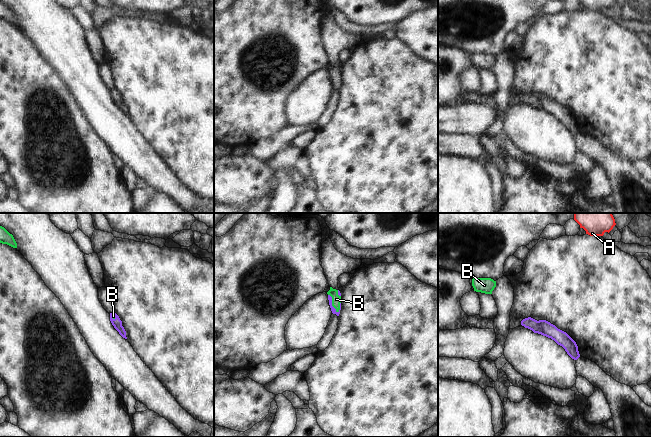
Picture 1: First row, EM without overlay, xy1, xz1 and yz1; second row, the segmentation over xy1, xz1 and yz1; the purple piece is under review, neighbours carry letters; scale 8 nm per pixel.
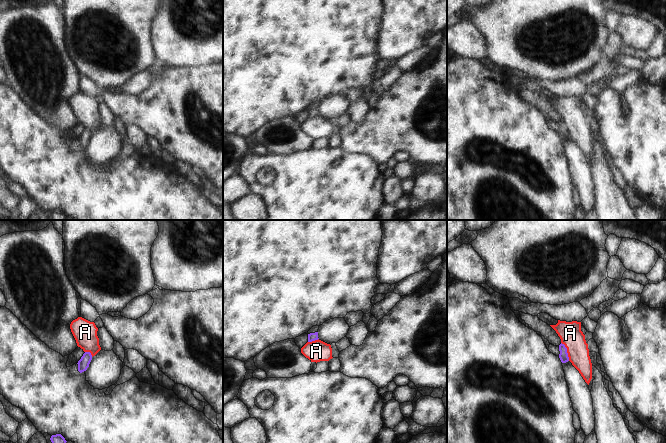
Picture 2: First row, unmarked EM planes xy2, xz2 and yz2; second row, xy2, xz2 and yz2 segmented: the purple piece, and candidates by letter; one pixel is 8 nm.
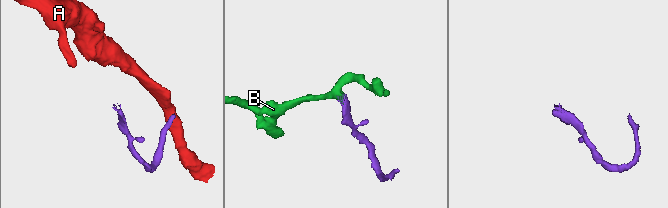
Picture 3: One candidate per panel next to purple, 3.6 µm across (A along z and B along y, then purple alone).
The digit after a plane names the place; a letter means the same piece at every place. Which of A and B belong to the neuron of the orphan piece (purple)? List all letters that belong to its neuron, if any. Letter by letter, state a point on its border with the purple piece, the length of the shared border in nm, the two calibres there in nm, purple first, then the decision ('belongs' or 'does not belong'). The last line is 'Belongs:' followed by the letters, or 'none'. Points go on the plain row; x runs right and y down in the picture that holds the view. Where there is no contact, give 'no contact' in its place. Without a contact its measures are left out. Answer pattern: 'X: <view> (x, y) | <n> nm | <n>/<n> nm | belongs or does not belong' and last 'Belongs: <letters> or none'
A: yz2 (566, 127) | 170 nm | 70/180 nm | does not belong
B: xz1 (331, 79) | 170 nm | 40/80 nm | belongs
Belongs: B

